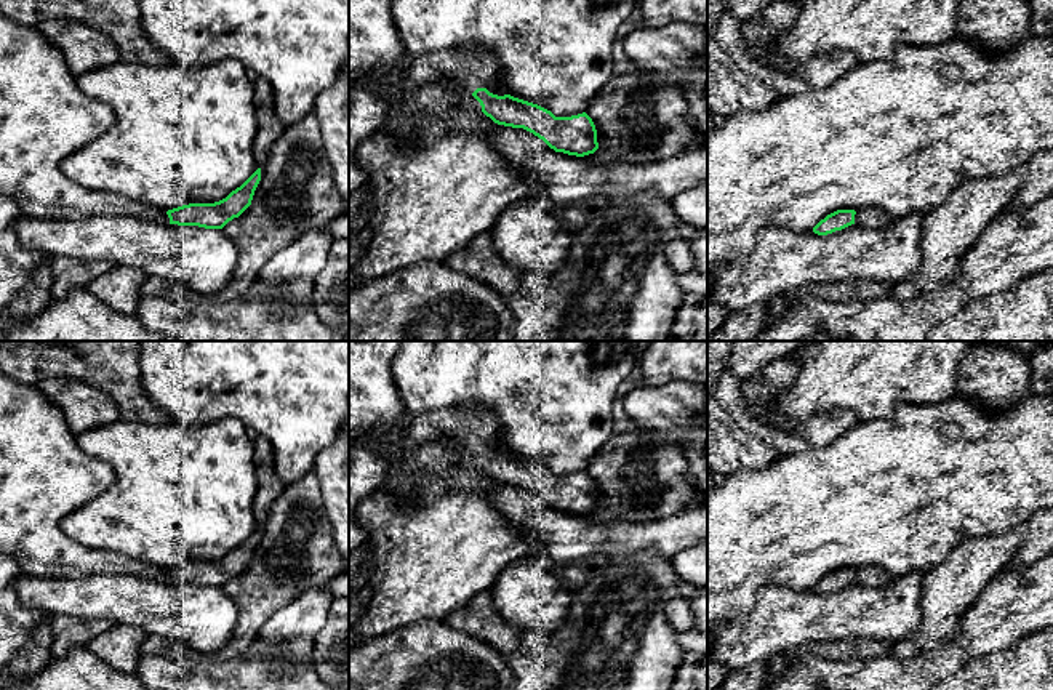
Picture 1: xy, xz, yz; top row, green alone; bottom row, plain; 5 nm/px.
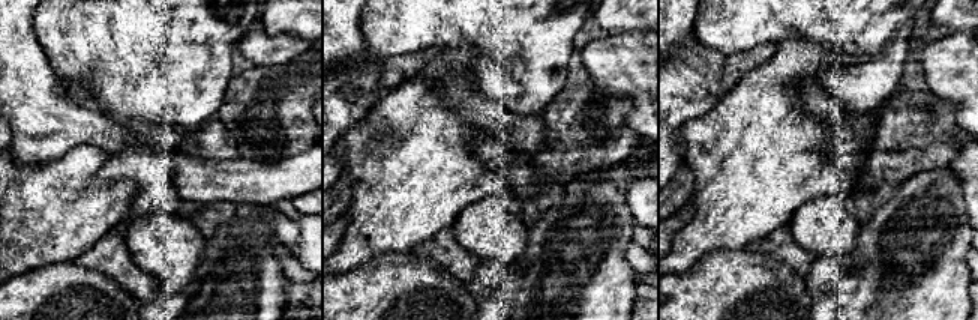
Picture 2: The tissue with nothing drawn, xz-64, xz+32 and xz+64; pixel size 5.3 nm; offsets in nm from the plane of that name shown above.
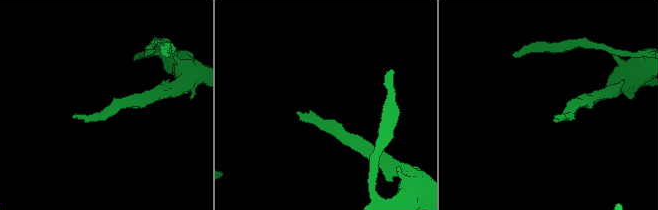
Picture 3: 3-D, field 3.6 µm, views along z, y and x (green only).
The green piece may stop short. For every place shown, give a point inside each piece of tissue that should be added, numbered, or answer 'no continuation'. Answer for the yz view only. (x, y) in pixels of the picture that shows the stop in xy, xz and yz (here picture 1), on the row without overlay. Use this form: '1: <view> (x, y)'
no continuation

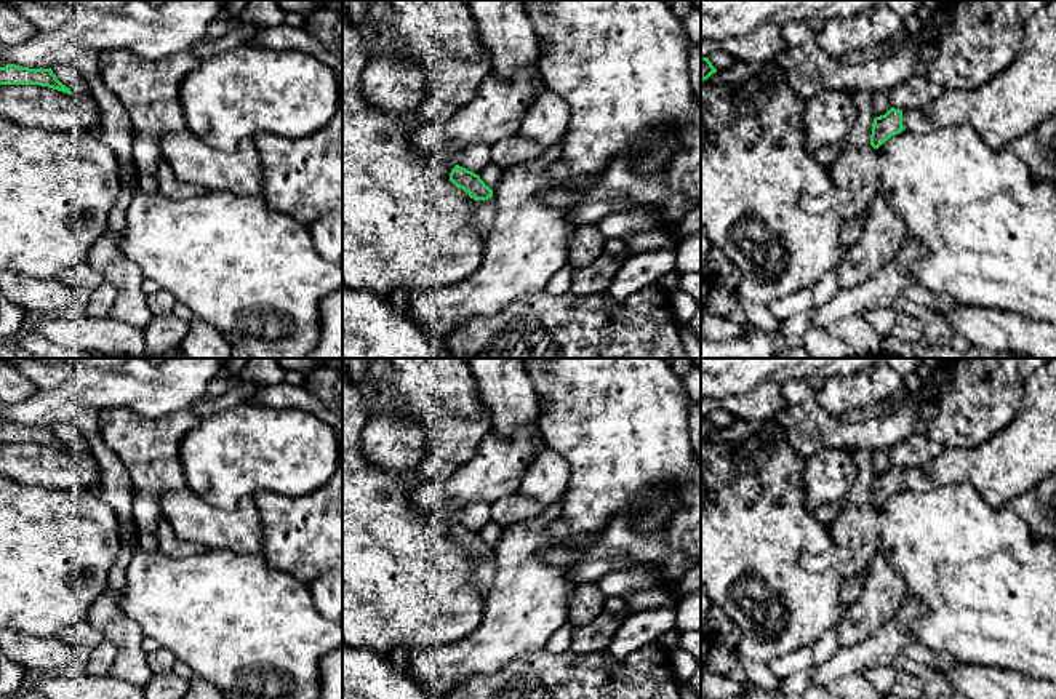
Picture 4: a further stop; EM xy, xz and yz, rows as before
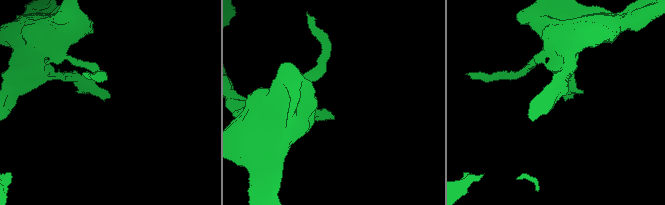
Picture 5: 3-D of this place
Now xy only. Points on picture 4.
no continuation

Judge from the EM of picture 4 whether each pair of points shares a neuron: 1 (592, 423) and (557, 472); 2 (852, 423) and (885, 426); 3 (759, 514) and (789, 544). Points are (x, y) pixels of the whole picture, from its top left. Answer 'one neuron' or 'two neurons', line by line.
1: two neurons
2: one neuron
3: one neuron

